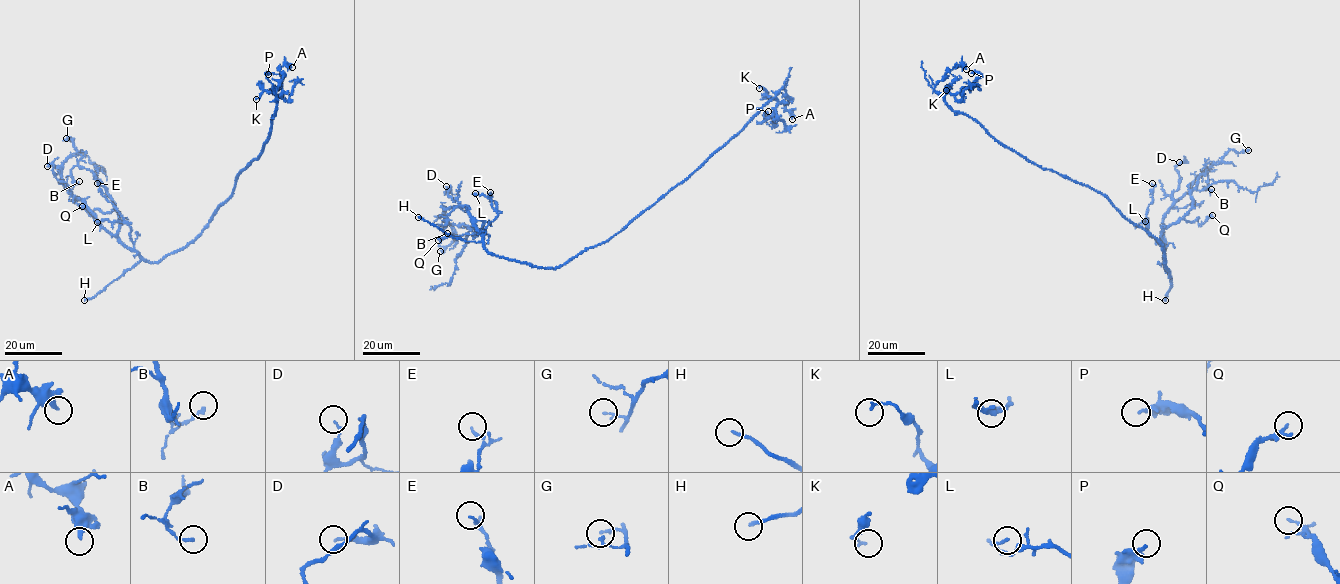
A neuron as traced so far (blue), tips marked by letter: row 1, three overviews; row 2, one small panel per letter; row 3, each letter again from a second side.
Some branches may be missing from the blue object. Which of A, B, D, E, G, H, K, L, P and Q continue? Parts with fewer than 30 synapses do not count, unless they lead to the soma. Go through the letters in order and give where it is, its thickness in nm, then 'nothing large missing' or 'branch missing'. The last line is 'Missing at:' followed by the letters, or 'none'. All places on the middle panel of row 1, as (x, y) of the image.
A: (792, 119) | 300 nm | nothing large missing
B: (447, 233) | 150 nm | nothing large missing
D: (446, 186) | 110 nm | nothing large missing
E: (490, 192) | 140 nm | nothing large missing
G: (440, 251) | 120 nm | nothing large missing
H: (418, 217) | 170 nm | branch missing
K: (759, 88) | 120 nm | nothing large missing
L: (475, 193) | 110 nm | nothing large missing
P: (768, 111) | 220 nm | nothing large missing
Q: (438, 240) | 110 nm | nothing large missing
Missing at: H

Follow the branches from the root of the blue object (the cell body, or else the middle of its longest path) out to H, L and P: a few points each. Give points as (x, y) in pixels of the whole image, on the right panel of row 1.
H: (1144, 230), (1157, 240), (1164, 252), (1172, 284), (1165, 300)
L: (1144, 230), (1161, 244), (1170, 277), (1165, 253), (1141, 222), (1145, 221)
P: (1144, 230), (1104, 196), (1031, 163), (976, 121), (951, 108), (944, 96), (959, 93), (982, 75), (971, 73)

